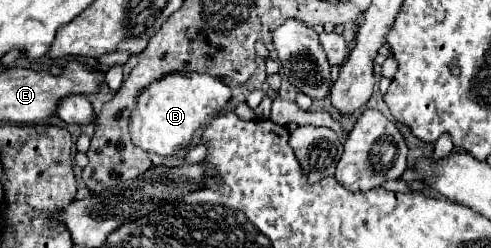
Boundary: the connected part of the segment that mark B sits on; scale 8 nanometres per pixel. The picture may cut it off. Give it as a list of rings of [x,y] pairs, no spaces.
[[[169,74],[149,84],[137,98],[137,106],[129,120],[131,140],[147,154],[173,156],[177,150],[189,146],[193,134],[203,126],[203,122],[211,122],[211,118],[221,114],[229,100],[231,88],[213,76]]]

